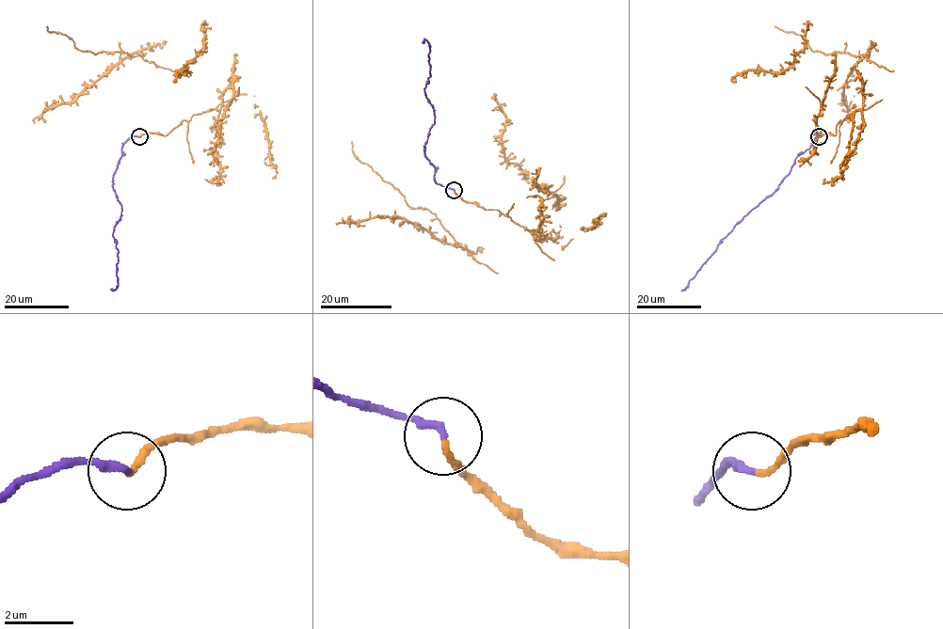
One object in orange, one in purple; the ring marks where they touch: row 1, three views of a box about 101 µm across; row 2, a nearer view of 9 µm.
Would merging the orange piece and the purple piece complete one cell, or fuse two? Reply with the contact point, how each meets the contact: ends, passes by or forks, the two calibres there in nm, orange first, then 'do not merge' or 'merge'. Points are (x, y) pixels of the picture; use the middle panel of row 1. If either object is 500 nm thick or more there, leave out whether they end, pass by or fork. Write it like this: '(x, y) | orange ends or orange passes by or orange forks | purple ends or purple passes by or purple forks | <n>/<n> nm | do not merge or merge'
(454, 190) | orange ends | purple ends | 170/260 nm | merge

